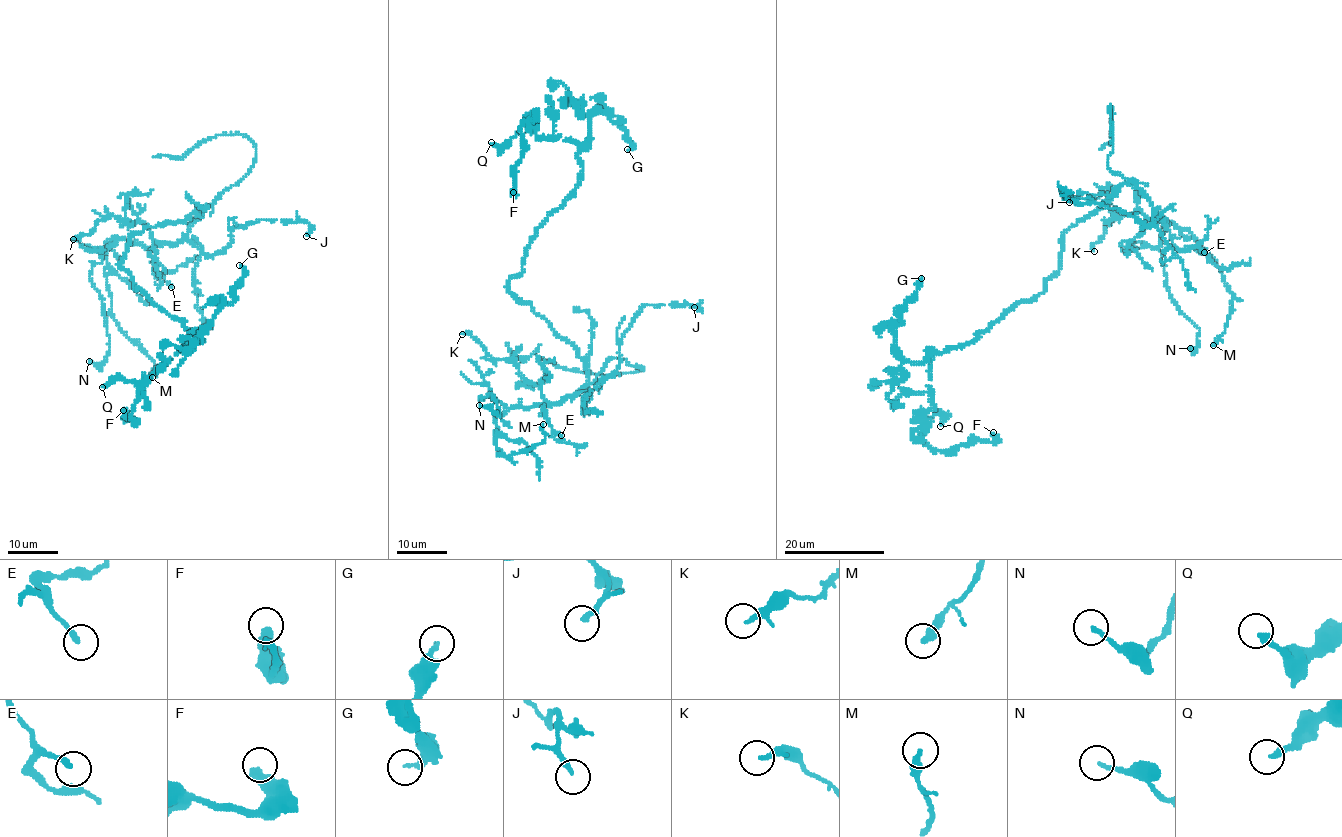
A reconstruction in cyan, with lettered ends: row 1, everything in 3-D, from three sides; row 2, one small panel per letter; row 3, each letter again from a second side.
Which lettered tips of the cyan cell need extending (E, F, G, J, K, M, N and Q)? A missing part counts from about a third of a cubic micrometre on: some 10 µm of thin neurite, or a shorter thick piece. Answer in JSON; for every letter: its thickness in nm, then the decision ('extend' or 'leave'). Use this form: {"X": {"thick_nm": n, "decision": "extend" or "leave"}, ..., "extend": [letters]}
{"E": {"thick_nm": 240, "decision": "leave"}, "F": {"thick_nm": 480, "decision": "leave"}, "G": {"thick_nm": 170, "decision": "leave"}, "J": {"thick_nm": 200, "decision": "leave"}, "K": {"thick_nm": 160, "decision": "leave"}, "M": {"thick_nm": 320, "decision": "leave"}, "N": {"thick_nm": 150, "decision": "leave"}, "Q": {"thick_nm": 280, "decision": "leave"}, "extend": []}

